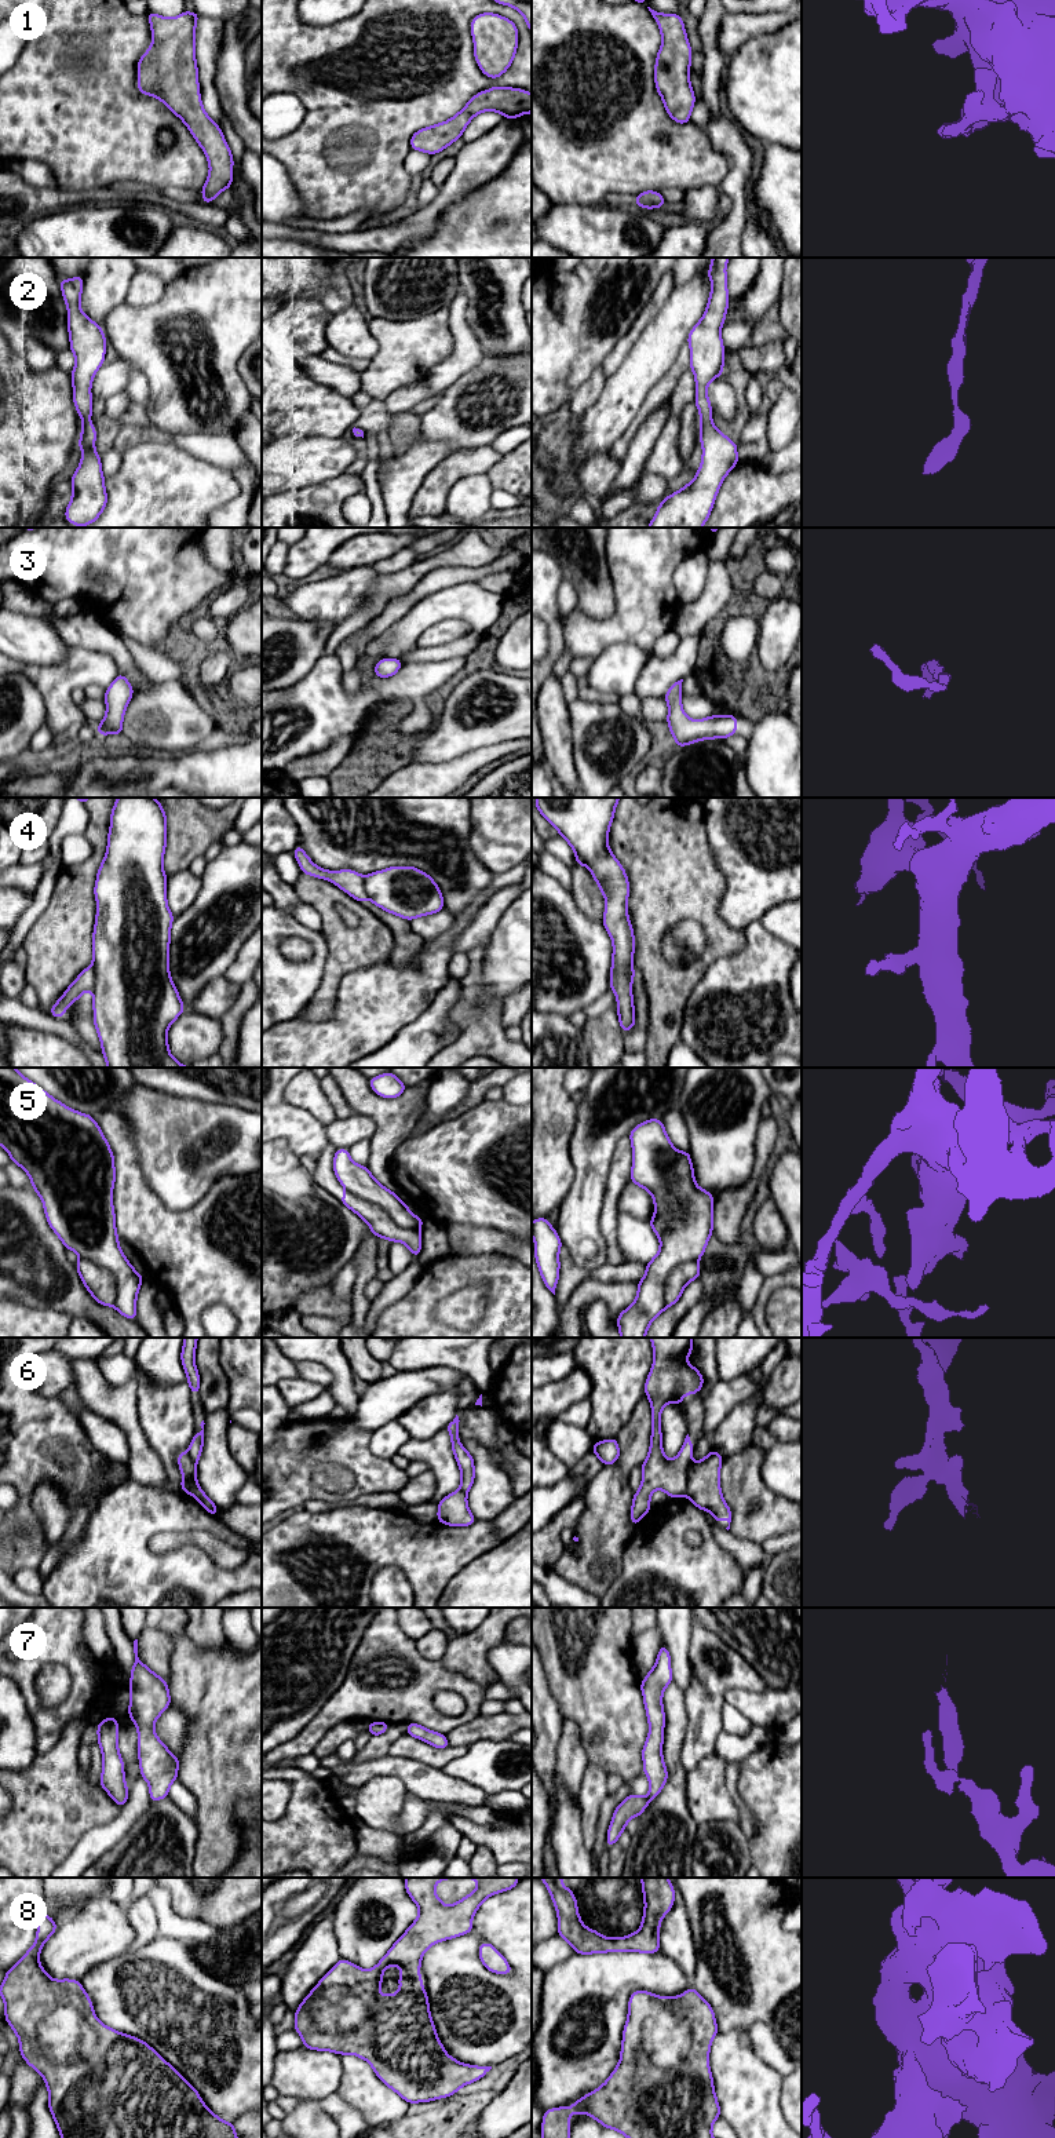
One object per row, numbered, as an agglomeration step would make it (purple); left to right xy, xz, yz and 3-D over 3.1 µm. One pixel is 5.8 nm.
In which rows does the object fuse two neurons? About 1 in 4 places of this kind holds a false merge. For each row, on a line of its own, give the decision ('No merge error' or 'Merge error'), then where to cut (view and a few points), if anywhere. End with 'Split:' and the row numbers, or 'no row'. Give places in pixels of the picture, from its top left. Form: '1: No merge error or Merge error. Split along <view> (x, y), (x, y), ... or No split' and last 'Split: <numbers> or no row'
1: No merge error. No split
2: No merge error. No split
3: No merge error. No split
4: Merge error. Split along xy (91, 967), (94, 971), (92, 989)
5: Merge error. Split along xz (347, 1190), (378, 1206), (397, 1225), (419, 1230)
6: Merge error. Split along yz (689, 1460), (687, 1489), (685, 1495)
7: No merge error. No split
8: No merge error. No split
Split: 4, 5, 6

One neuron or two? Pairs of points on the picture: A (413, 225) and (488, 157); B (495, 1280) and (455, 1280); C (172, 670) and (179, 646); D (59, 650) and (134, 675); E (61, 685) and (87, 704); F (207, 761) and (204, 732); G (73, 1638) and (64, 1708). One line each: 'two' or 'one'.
A: one
B: one
C: two
D: two
E: two
F: two
G: one

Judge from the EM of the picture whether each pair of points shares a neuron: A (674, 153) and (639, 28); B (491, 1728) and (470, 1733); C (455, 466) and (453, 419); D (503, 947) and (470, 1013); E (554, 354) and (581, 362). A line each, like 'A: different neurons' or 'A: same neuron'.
A: same neuron
B: same neuron
C: different neurons
D: same neuron
E: different neurons

